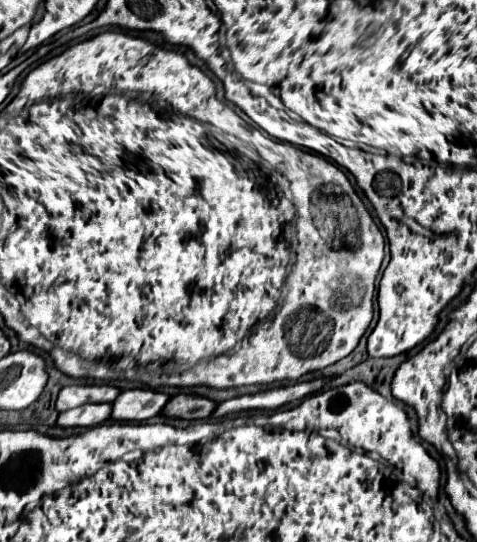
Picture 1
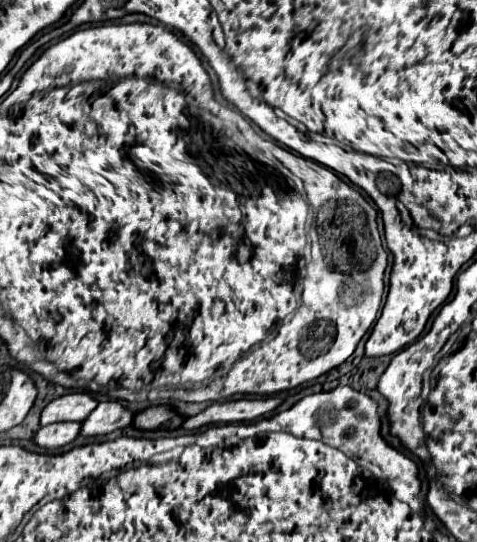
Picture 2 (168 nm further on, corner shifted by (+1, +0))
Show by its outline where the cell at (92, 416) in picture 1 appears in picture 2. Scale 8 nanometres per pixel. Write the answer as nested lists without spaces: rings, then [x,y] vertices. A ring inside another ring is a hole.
[[[57,422],[39,428],[35,434],[35,442],[43,448],[59,448],[75,440],[83,422]]]

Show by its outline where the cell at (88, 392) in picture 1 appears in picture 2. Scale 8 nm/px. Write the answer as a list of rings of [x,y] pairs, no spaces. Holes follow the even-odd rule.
[[[71,392],[51,400],[41,412],[41,426],[61,420],[85,420],[95,408],[97,400],[87,392]]]

